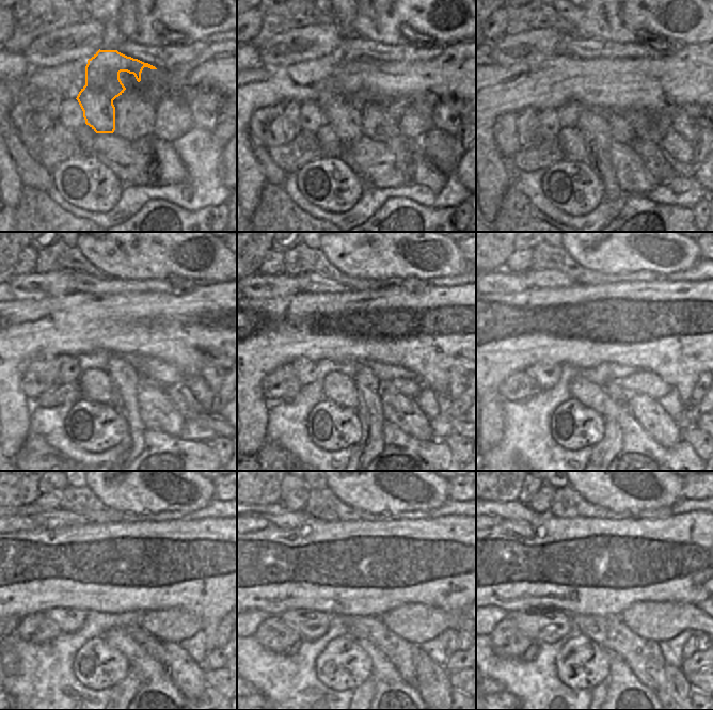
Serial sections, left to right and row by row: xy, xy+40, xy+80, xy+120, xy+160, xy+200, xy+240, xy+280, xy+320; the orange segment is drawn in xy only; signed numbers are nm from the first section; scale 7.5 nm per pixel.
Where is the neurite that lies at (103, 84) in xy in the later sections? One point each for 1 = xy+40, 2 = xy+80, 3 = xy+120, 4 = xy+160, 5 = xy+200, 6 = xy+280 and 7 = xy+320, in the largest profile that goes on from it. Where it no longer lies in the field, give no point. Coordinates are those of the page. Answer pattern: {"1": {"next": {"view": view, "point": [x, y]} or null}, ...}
{"1": {"next": {"view": "xy+40", "point": [345, 119]}}, "2": {"next": {"view": "xy+80", "point": [592, 124]}}, "3": {"next": {"view": "xy+120", "point": [125, 379]}}, "4": {"next": {"view": "xy+160", "point": [369, 390]}}, "5": {"next": {"view": "xy+200", "point": [611, 444]}}, "6": {"next": {"view": "xy+280", "point": [368, 688]}}, "7": {"next": {"view": "xy+320", "point": [603, 688]}}}

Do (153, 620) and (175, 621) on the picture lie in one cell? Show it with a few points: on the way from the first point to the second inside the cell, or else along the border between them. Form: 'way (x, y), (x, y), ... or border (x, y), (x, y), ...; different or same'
way (158, 621), (170, 621); same

